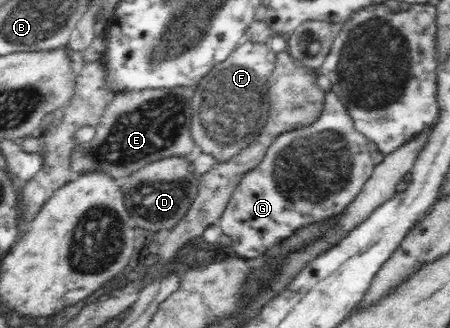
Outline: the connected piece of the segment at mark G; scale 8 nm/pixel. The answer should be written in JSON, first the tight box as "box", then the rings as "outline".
{"box":[216,90,374,259],"outline":[[[332,90],[325,94],[322,111],[314,123],[278,135],[270,143],[262,161],[242,175],[216,223],[222,233],[231,237],[231,247],[239,258],[256,259],[300,227],[338,215],[362,191],[365,181],[372,175],[374,163],[370,159],[368,142],[369,139],[356,130],[354,119]]]}

